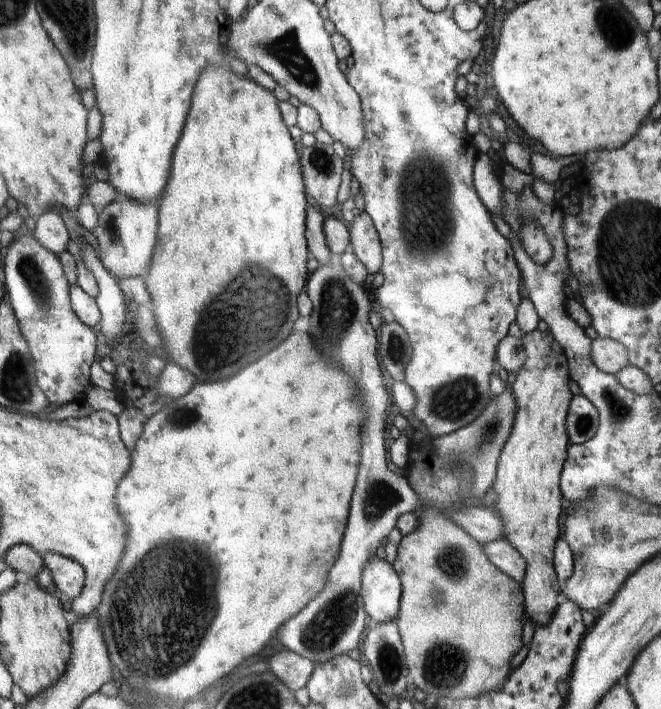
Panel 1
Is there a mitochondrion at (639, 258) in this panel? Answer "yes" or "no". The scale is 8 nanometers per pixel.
yes

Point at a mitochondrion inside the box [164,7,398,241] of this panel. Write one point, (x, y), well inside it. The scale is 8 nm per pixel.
(286, 50)

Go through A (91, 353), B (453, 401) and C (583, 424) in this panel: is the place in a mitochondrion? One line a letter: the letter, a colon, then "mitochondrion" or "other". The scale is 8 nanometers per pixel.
A: other
B: mitochondrion
C: mitochondrion

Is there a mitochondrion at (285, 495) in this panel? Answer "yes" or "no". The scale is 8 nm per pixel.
no

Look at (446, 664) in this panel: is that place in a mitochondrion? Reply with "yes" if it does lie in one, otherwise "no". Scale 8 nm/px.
yes

